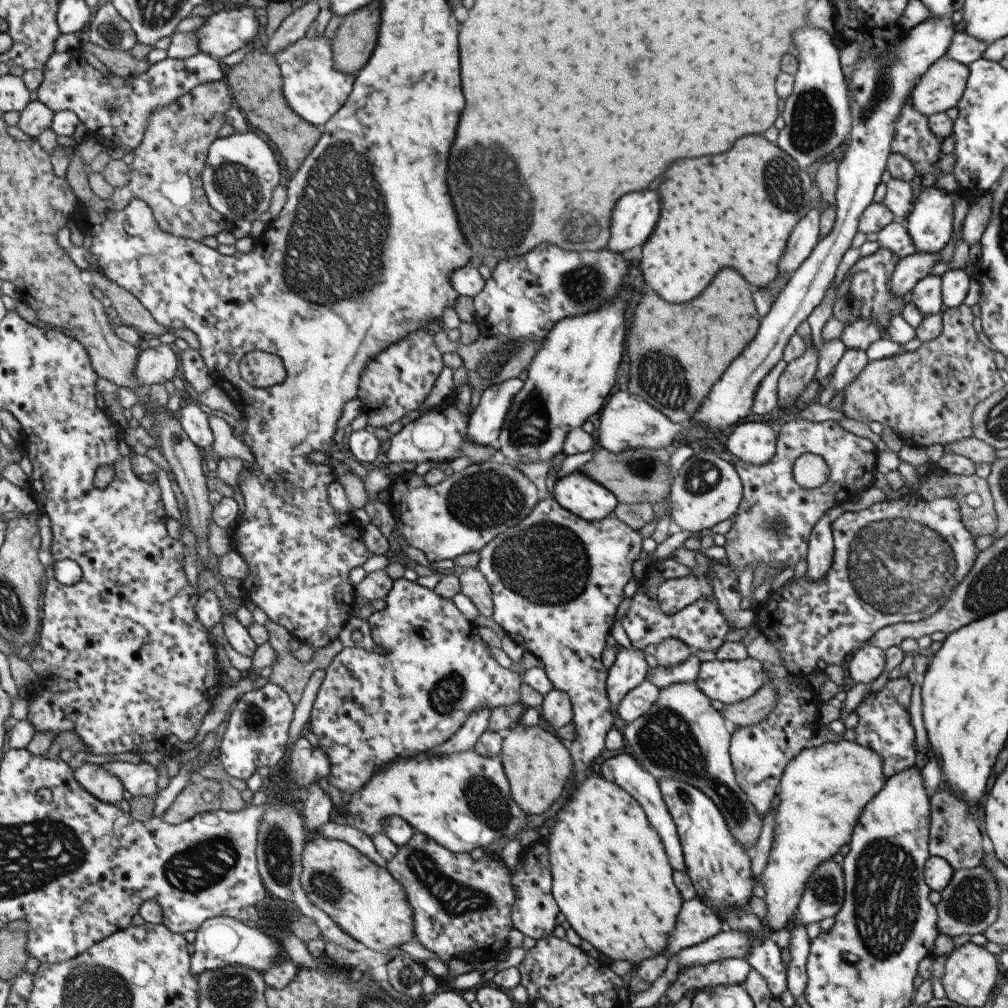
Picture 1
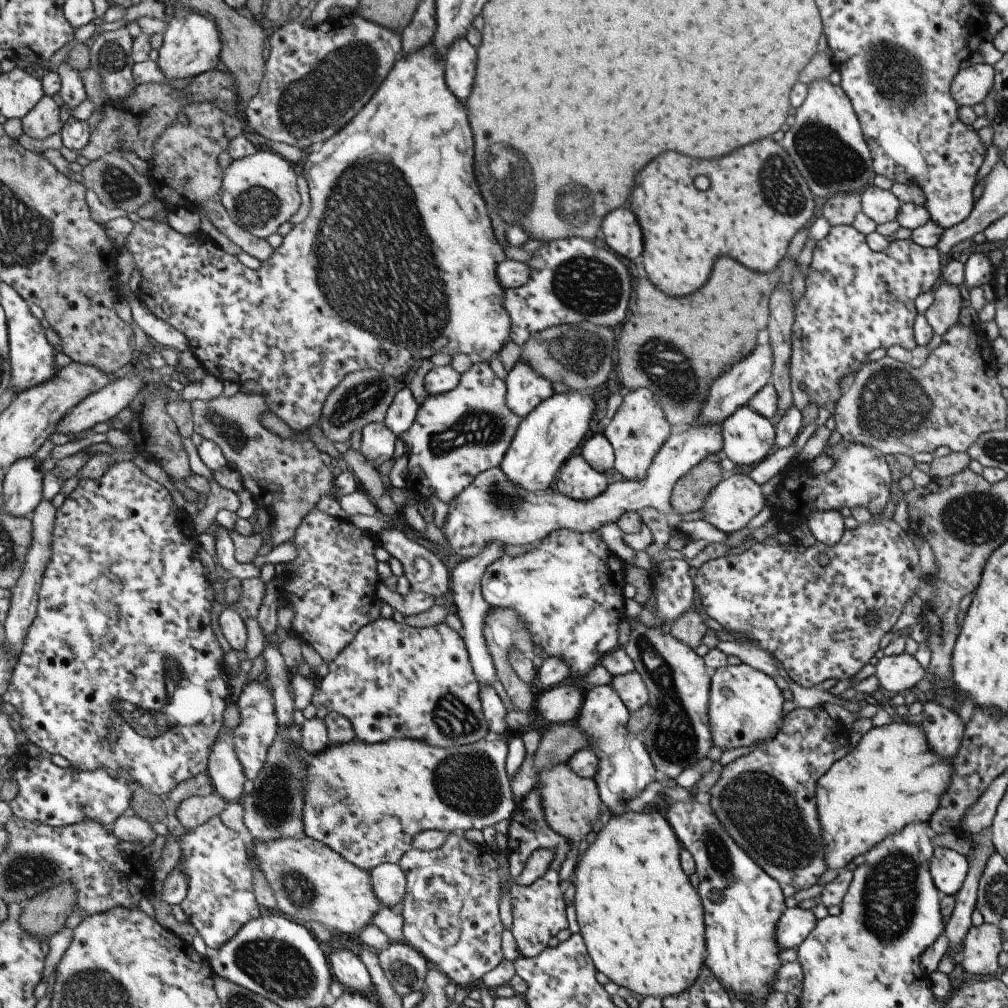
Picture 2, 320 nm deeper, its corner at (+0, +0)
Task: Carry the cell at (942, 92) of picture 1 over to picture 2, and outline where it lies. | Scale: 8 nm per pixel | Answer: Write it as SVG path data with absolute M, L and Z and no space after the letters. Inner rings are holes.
M987 63L970 64L958 70L950 82L950 95L958 106L981 103L994 81L994 68Z

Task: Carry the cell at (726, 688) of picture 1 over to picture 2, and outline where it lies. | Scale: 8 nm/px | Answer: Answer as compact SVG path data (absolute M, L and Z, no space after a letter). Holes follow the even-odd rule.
M748 664L725 665L710 671L707 724L712 746L733 750L772 739L780 728L783 696L773 679Z

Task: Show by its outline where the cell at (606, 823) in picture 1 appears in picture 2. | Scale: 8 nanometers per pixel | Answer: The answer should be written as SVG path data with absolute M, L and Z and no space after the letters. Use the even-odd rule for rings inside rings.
M655 811L620 813L619 817L610 816L607 824L602 828L597 839L589 844L577 867L574 868L575 891L572 899L576 912L578 933L583 939L589 958L597 971L604 974L609 981L617 986L631 990L637 998L655 997L663 1000L665 997L674 997L695 984L699 969L704 964L703 951L706 950L704 939L703 907L698 894L689 883L688 876L680 867L678 852L681 846L674 835L669 823Z

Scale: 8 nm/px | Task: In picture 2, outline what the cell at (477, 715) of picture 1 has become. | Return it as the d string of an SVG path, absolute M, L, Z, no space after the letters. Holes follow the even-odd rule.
M499 541L485 544L474 557L464 559L449 572L449 586L452 602L454 603L455 610L458 614L458 619L462 623L460 635L462 636L468 659L479 687L484 687L485 685L490 685L497 681L495 678L495 669L482 635L482 624L484 616L489 610L489 606L483 600L480 593L480 578L484 573L484 568L486 566L489 566L493 561L496 561L499 557L505 555L503 553L503 547L504 544Z

